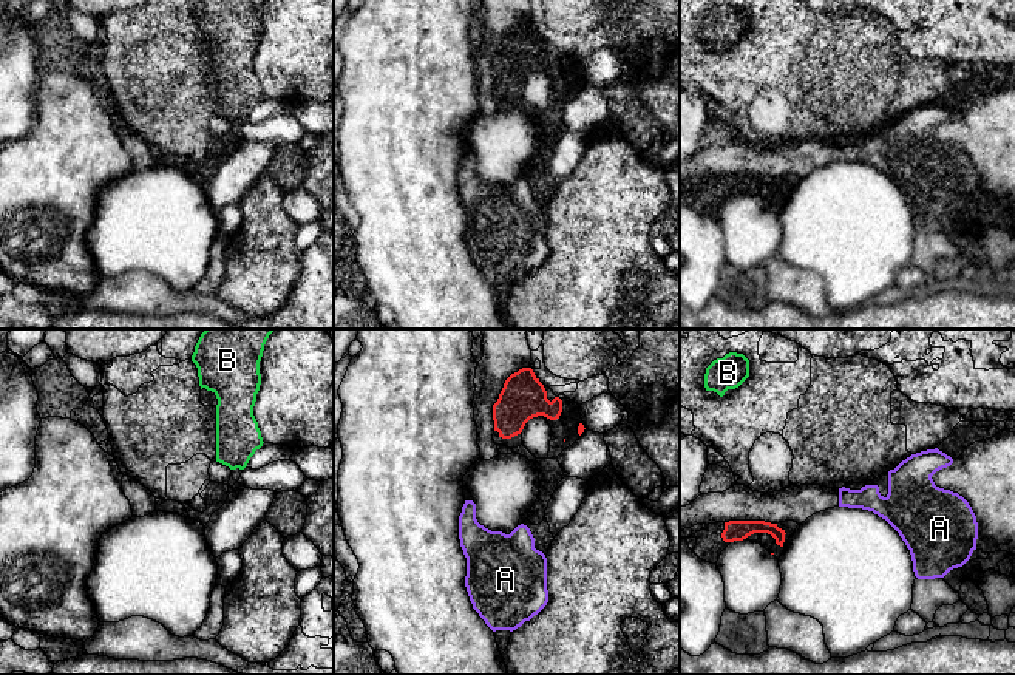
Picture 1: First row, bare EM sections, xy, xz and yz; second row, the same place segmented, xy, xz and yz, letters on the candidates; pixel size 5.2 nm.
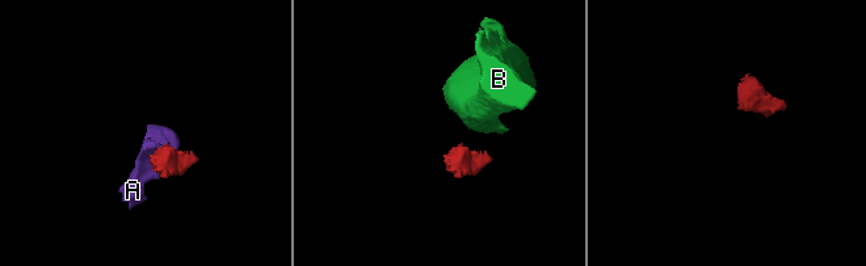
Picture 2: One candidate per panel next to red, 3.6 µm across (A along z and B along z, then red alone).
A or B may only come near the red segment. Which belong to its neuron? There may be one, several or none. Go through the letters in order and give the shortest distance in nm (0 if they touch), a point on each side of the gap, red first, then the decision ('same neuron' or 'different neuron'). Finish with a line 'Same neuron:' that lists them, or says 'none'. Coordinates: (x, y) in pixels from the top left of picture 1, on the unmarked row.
A: 320 nm | yz (785, 187), (839, 159) | same neuron
B: 650 nm | yz (729, 175), (722, 50) | different neuron
Same neuron: A

